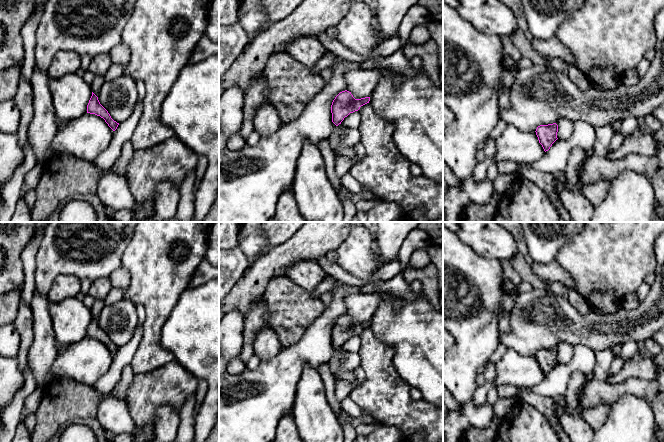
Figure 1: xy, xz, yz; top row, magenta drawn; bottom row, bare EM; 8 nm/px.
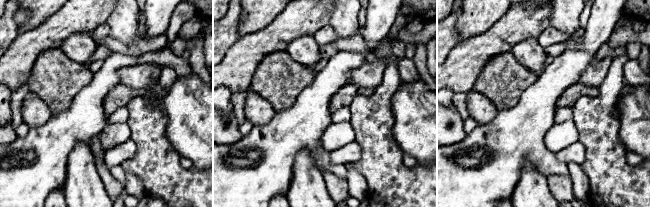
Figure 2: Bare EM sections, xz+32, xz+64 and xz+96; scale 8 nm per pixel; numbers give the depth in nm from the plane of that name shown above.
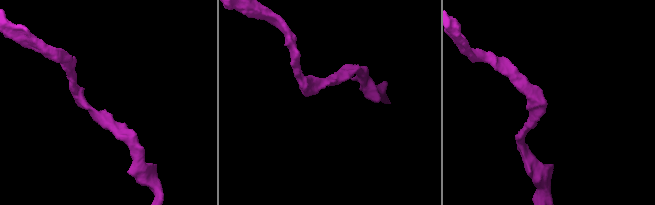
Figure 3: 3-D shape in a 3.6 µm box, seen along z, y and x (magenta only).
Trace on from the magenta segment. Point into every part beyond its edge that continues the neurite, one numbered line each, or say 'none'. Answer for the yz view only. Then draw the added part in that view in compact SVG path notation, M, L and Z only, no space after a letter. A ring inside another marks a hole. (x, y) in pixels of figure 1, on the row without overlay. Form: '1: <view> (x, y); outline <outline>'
none

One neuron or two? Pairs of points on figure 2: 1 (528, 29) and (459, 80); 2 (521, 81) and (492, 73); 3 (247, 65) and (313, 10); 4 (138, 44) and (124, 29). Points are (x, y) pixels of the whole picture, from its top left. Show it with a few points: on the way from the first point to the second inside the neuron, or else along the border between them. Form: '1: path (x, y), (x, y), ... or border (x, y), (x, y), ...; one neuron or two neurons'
1: path (510, 29), (474, 62); one neuron
2: path (514, 79), (499, 79); one neuron
3: path (262, 48), (296, 20); one neuron
4: border (111, 36), (127, 43), (140, 38); two neurons

